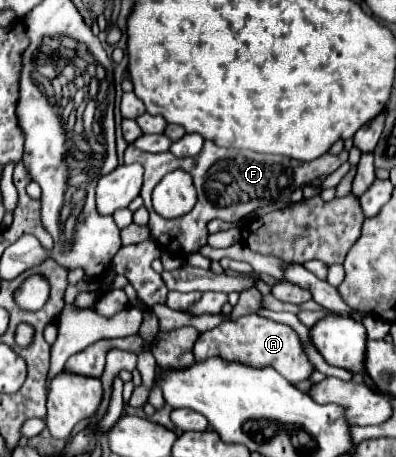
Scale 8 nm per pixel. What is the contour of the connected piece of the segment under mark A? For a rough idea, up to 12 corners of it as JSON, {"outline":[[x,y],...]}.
{"outline":[[241,316],[203,332],[197,362],[271,366],[291,384],[315,372],[291,326]]}

